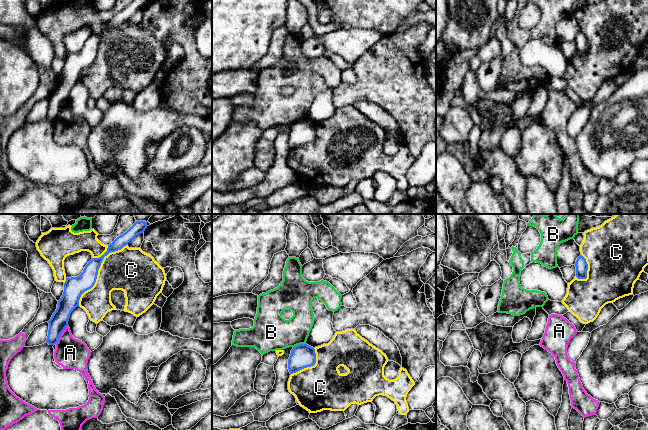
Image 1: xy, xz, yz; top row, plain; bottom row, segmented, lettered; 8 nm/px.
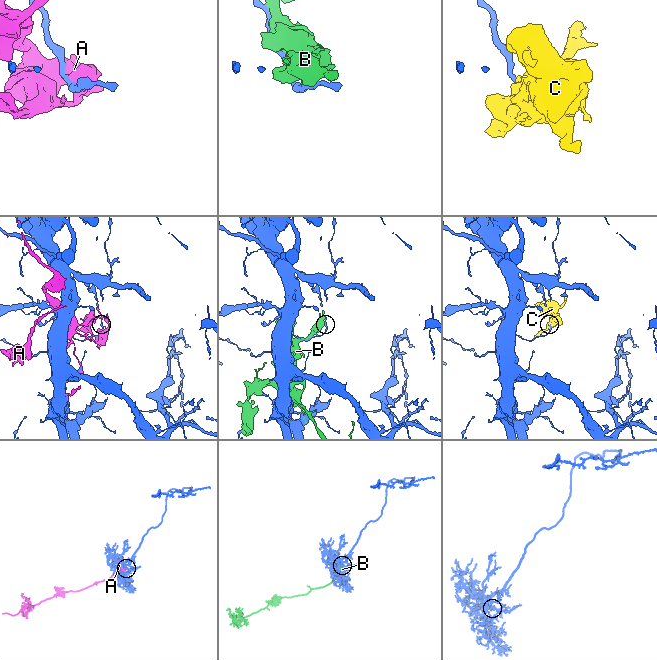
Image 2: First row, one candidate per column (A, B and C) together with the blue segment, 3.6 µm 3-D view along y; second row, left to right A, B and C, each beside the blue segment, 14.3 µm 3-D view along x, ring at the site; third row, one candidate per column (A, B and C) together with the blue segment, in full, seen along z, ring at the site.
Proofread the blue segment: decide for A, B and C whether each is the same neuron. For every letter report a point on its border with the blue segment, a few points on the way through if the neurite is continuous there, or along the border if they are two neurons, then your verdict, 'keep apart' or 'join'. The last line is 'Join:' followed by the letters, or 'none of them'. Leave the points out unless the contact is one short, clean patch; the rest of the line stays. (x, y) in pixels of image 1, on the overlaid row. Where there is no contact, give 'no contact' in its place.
A: xy (61, 333) | keep apart
B: xz (298, 345) | keep apart
C: xy (97, 271) | keep apart
Join: none of them

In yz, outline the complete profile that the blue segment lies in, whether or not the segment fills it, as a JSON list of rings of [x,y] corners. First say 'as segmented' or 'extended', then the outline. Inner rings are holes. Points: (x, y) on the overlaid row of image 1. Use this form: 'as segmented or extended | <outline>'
as segmented | [[[580,255],[577,258],[575,266],[576,266],[576,277],[578,279],[586,279],[588,264],[586,262],[586,259],[582,255]]]

